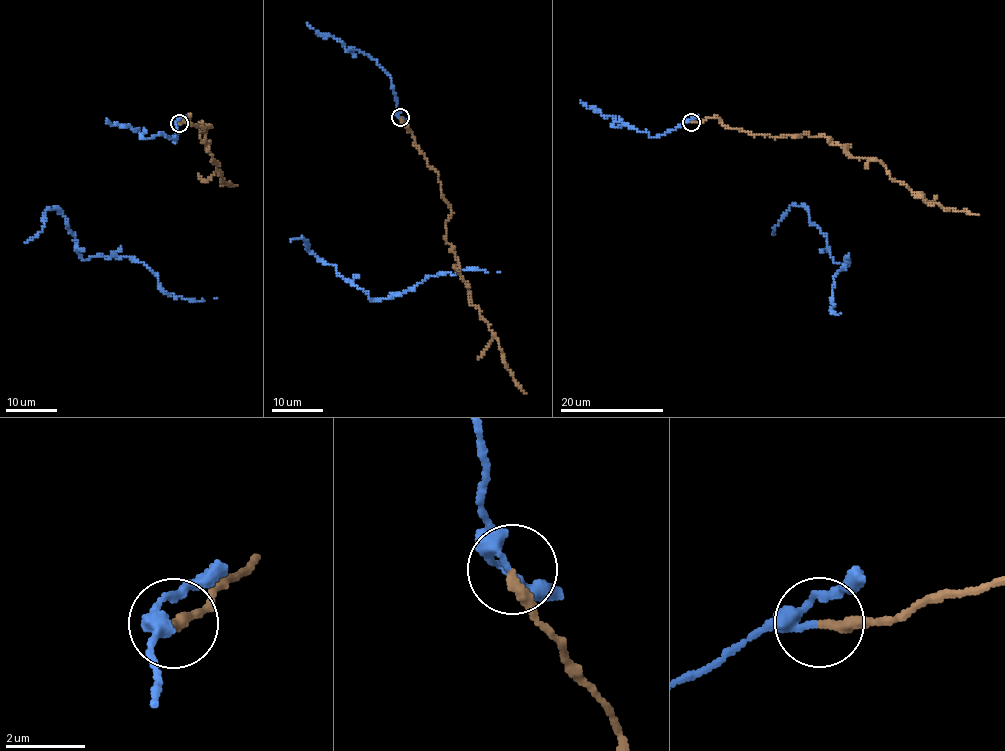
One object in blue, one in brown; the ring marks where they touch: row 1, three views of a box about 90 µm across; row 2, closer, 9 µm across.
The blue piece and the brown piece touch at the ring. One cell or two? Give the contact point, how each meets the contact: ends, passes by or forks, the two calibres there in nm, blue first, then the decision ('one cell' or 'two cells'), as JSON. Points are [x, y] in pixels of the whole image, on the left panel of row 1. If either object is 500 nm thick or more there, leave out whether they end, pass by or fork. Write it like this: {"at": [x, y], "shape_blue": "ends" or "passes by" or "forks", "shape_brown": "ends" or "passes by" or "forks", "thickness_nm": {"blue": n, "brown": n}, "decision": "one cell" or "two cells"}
{"at": [179, 123], "shape_blue": "passes by", "shape_brown": "ends", "thickness_nm": {"blue": 240, "brown": 260}, "decision": "one cell"}

